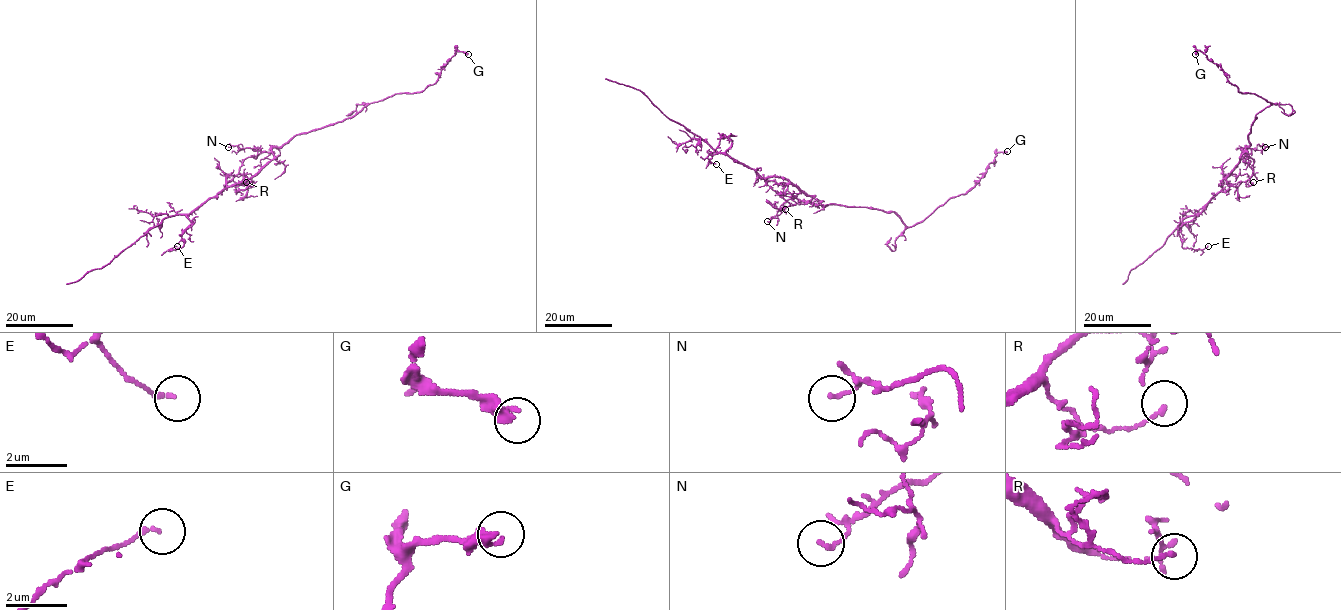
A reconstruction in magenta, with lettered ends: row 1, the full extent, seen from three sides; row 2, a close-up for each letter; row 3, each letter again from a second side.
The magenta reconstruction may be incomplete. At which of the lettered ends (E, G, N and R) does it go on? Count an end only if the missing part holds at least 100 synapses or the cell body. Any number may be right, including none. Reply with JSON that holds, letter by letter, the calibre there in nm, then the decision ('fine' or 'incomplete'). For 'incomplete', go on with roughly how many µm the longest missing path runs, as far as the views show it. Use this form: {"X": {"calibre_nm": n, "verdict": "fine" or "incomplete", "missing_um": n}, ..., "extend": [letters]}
{"E": {"calibre_nm": 130, "verdict": "fine"}, "G": {"calibre_nm": 360, "verdict": "fine"}, "N": {"calibre_nm": 120, "verdict": "fine"}, "R": {"calibre_nm": 90, "verdict": "fine"}, "extend": []}

